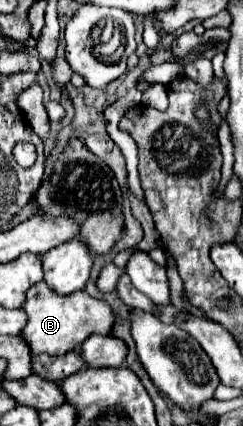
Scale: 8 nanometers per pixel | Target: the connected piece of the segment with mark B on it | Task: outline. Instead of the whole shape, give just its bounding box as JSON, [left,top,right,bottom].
[22,281,116,355]

